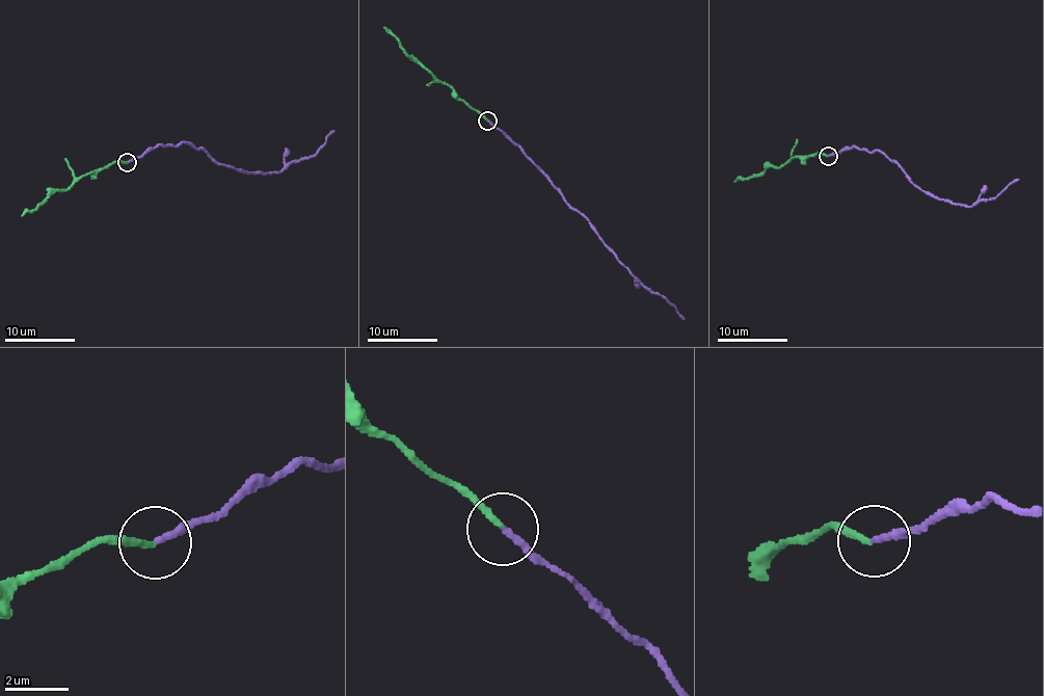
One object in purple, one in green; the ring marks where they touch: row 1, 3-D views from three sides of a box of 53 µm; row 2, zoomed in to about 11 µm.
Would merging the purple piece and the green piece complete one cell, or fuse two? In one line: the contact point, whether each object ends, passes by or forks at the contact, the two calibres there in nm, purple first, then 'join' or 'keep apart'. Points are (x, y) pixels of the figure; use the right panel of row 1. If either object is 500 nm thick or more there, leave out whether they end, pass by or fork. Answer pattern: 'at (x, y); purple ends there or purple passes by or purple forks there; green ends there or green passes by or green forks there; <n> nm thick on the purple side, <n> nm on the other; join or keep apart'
at (828, 156); purple ends there; green ends there; 200 nm thick on the purple side, 180 nm on the other; join

